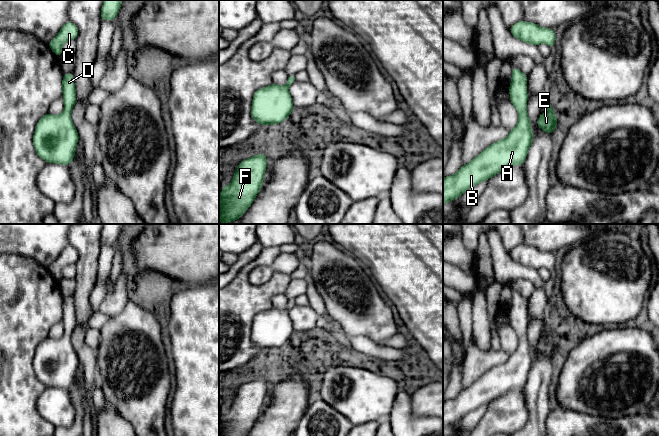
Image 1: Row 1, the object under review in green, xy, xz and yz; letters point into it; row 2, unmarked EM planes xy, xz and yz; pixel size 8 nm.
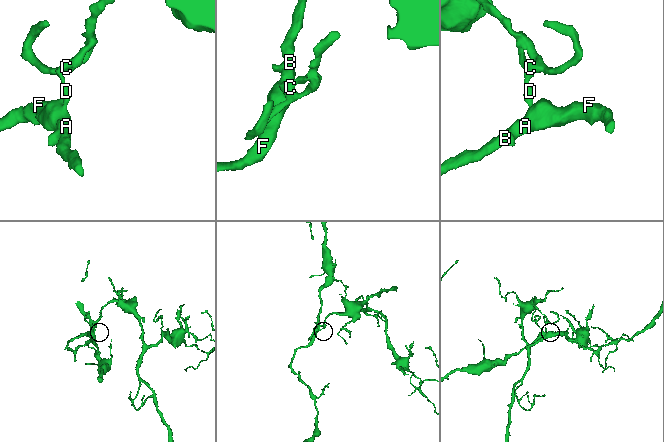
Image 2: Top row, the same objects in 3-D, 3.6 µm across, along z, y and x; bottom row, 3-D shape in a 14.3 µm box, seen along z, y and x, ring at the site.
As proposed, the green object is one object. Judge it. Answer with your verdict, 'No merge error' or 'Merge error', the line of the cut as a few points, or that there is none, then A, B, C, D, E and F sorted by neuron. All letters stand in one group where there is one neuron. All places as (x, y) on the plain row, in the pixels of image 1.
Merge error. Split along xy (64, 333), (70, 338). Groups: A B E F / C D

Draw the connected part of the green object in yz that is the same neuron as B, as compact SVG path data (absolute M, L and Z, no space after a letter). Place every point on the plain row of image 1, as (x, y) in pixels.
M523 334L516 351L504 363L489 369L456 398L443 402L443 429L513 389L523 390L533 364L531 344Z

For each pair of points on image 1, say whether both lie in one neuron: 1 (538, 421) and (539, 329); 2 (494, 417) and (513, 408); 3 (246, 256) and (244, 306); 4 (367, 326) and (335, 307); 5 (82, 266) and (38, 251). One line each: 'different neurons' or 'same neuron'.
1: same neuron
2: same neuron
3: different neurons
4: same neuron
5: different neurons

